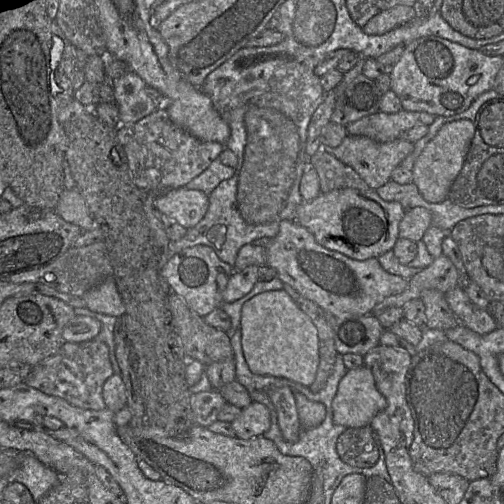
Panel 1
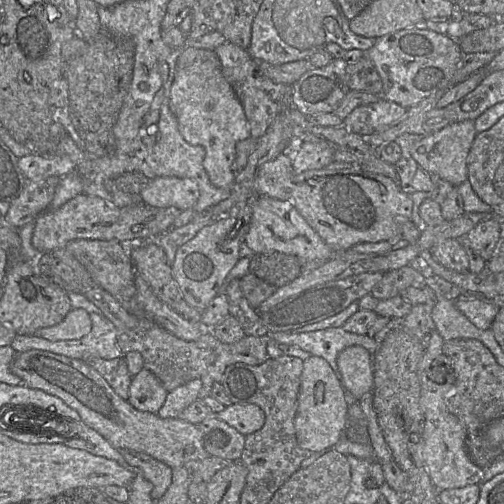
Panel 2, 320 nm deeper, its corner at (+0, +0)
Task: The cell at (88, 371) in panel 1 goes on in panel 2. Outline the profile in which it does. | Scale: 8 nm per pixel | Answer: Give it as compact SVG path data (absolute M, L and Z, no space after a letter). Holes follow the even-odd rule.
M119 357L112 360L94 358L85 361L93 367L113 388L123 400L129 398L129 387L132 381L125 358Z

